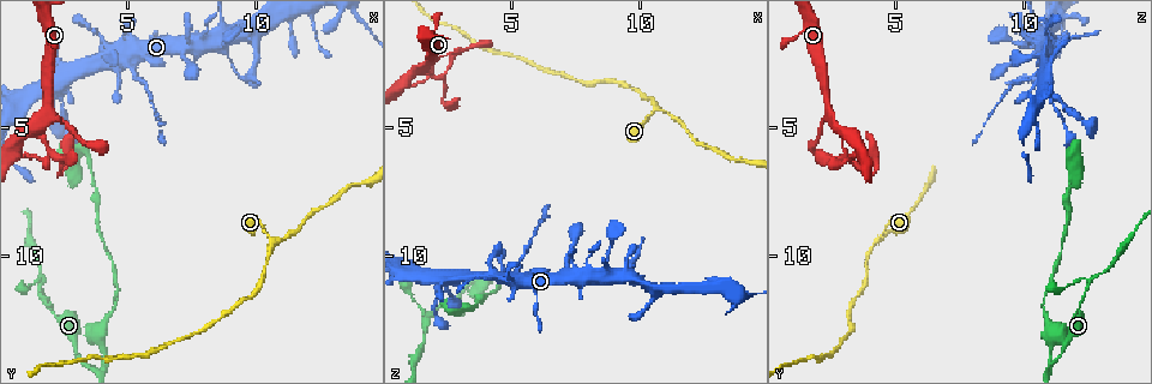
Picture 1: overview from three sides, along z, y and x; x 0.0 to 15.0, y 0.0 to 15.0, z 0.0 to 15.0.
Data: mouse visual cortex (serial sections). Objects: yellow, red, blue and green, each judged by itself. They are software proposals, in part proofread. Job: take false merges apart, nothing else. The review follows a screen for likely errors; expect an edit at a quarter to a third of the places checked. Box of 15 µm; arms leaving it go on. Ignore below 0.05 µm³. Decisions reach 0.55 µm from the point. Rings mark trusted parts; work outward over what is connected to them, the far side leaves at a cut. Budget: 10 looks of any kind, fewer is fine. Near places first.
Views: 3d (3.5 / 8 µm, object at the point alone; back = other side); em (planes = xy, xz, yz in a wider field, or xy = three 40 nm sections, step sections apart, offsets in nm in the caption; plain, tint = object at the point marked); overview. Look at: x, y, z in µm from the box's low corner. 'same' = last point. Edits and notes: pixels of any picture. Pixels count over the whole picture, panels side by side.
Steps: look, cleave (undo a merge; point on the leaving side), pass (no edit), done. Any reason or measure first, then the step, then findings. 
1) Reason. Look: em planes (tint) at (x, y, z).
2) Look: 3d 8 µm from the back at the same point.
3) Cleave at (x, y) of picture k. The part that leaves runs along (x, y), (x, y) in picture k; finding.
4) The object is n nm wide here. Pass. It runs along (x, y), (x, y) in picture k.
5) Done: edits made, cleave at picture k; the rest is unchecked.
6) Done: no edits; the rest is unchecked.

Three-way junction. Look: 3d 8 µm at (1.6, 11.0, 12.6).

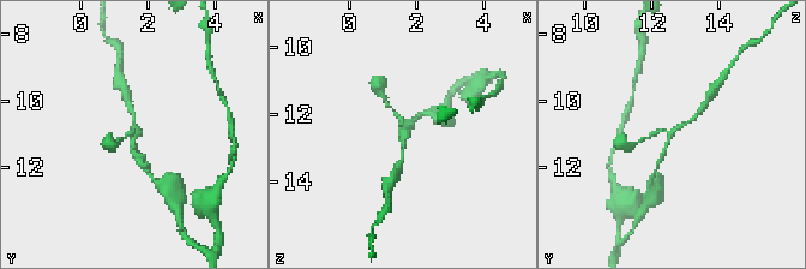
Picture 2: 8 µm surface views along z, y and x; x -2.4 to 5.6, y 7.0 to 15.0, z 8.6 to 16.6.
3 arms meet here; the arms are 150, 150, 150 nm wide; now the EM. Look: em planes (tint) at (1.6, 11.0, 12.6).

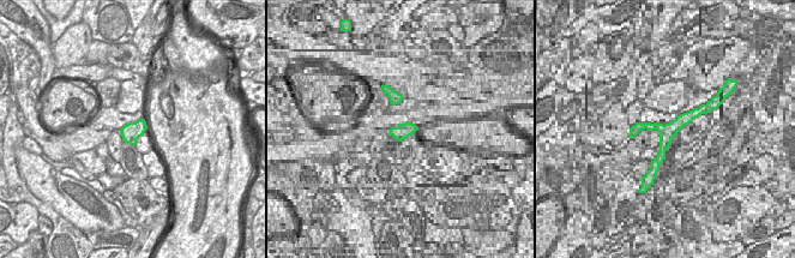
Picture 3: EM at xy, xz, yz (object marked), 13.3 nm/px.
Pass. It runs along (657, 165), (673, 131), (697, 113) in picture 2; all the same cell.

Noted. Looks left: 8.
Abrupt turn. Look: 3d 3.5 µm at (4.0, 14.4, 11.0).

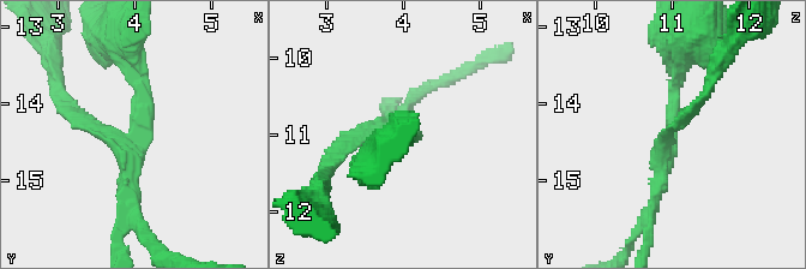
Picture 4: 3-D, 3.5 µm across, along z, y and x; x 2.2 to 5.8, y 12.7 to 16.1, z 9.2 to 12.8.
Shape alone is not enough. Look: em xy step 3 (tint) at (4.00, 14.30, 11.00).

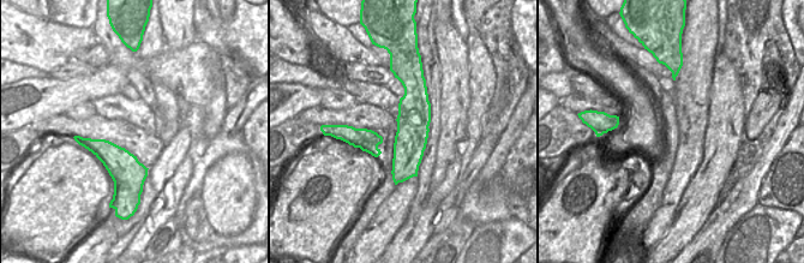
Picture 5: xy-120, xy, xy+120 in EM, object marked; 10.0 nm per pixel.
Look: em xy step 2 (tint) at the same point.

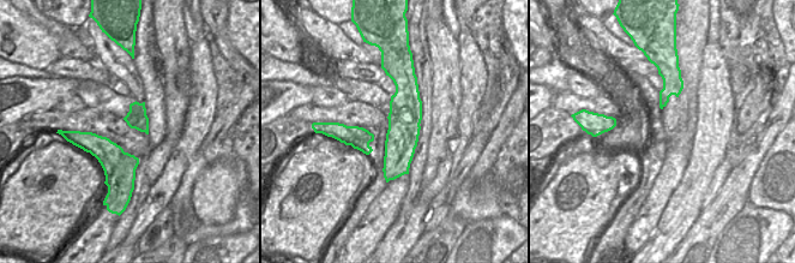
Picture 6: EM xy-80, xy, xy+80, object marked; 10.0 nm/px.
Cleave at (672, 91) of picture 4. The part that leaves runs along (134, 139), (138, 66), (131, 33) in picture 4; two cells meet here.

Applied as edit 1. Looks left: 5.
See it whole again. Look: overview.

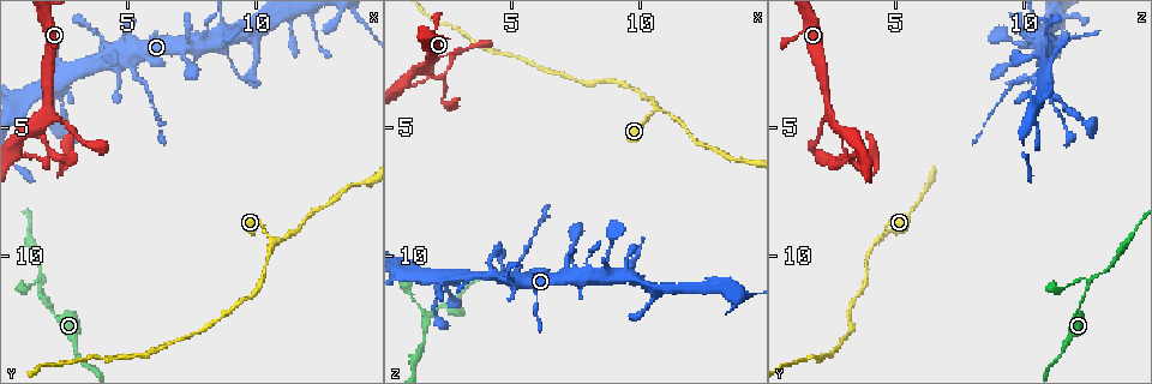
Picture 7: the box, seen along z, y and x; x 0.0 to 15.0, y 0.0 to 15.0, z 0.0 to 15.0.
Sudden change in width. Look: 3d 3.5 µm at (5.3, 2.9, 10.6).

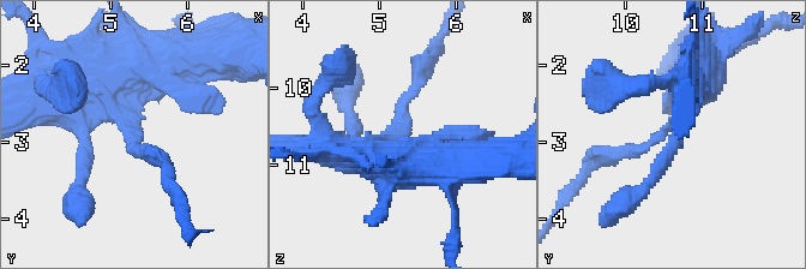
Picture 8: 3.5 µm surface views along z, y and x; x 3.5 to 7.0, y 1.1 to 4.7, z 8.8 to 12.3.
The arms are 200, 500 nm wide; shape alone is not enough. Look: em xy step 3 (tint) at (5.25, 2.85, 10.55).

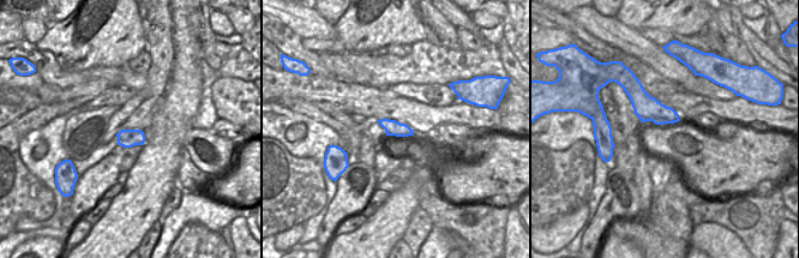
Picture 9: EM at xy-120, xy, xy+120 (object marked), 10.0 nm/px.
Cleave at (415, 87) of picture 8. The part that leaves runs along (403, 120), (403, 102), (439, 40) in picture 8; a second cell is stuck on.

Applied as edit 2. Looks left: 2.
Narrows sharply. Look: 3d 3.5 µm at (10.6, 9.3, 4.3).

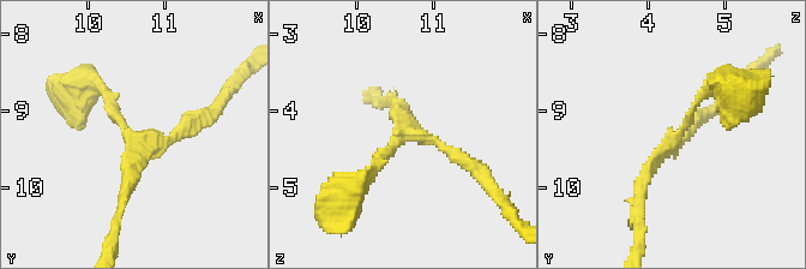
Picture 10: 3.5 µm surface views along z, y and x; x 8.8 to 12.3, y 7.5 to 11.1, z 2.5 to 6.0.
Look: em xy step 3 (tint) at (10.55, 9.40, 4.30).

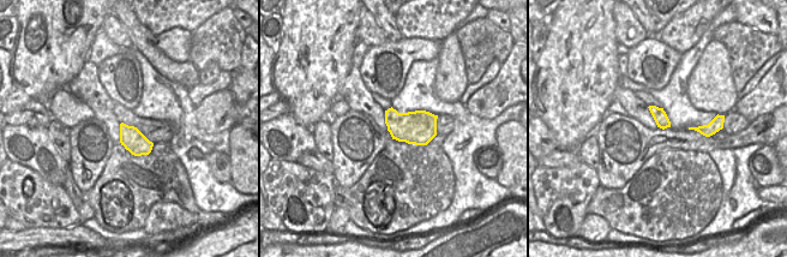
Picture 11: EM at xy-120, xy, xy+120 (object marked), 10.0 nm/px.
Pass. It runs along (714, 82), (647, 169), (641, 210) in picture 10; all the same cell.

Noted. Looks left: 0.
Done: edits made, cleave at picture 4, cleave at picture 8; the rest is unchecked.

